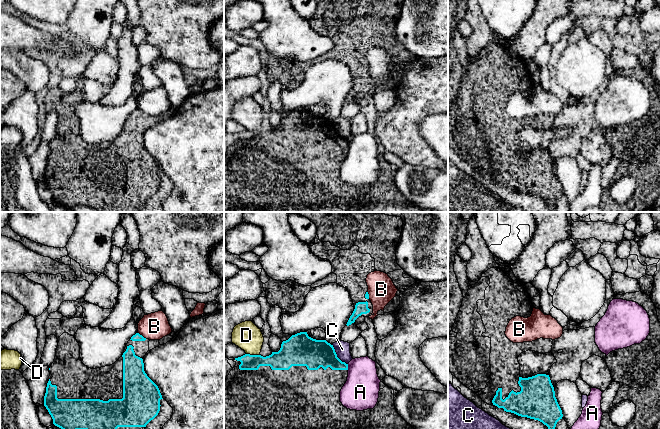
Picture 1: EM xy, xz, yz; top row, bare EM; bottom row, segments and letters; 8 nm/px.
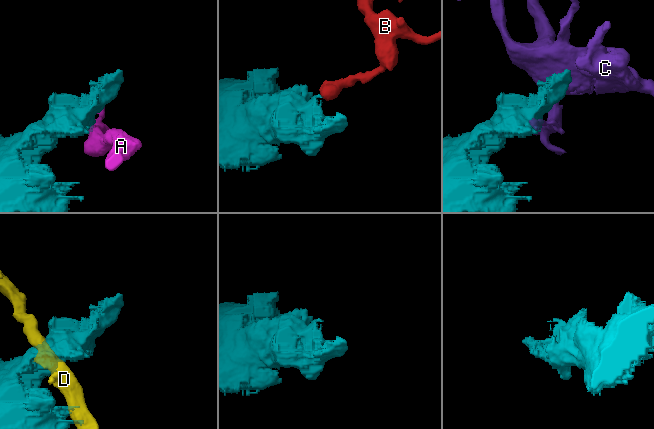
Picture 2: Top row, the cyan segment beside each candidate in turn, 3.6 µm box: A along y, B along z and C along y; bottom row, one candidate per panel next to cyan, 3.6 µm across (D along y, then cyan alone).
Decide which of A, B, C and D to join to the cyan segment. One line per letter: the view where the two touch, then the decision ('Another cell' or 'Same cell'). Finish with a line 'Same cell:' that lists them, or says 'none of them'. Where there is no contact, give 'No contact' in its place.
A: Touches cyan in xz. Another cell
B: Touches cyan in xy. Another cell
C: Touches cyan in xz. Another cell
D: Touches cyan in xz. Another cell
Same cell: none of them

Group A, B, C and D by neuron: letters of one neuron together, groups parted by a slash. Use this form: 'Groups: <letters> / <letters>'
Groups: A / B / C / D

